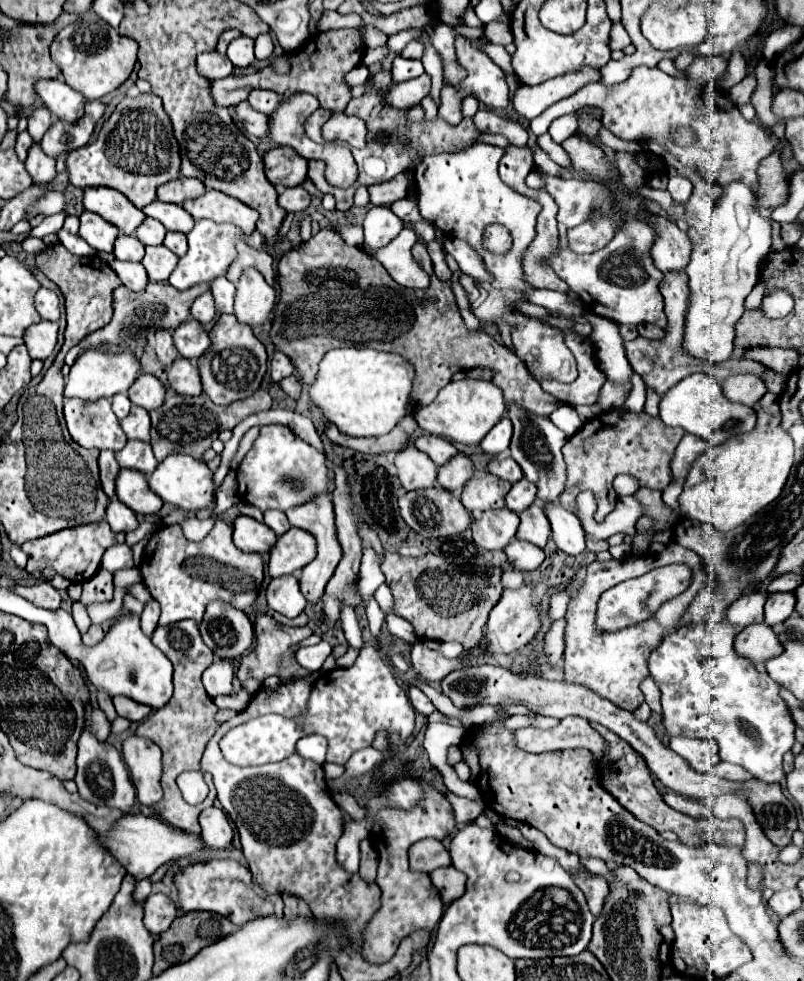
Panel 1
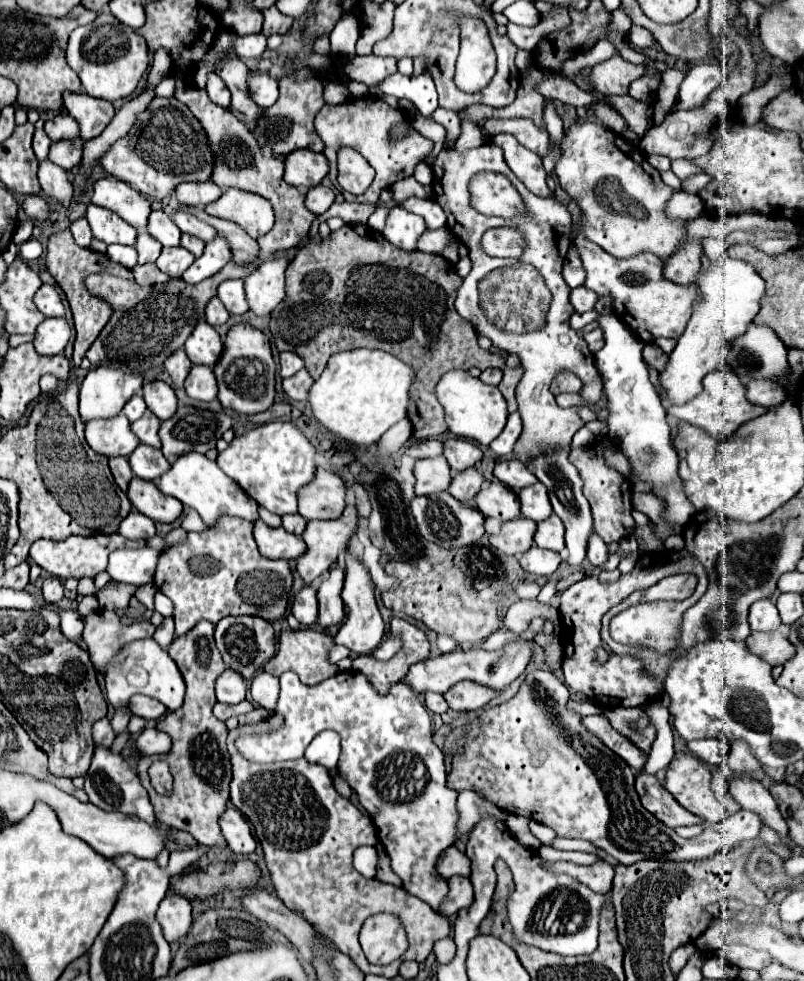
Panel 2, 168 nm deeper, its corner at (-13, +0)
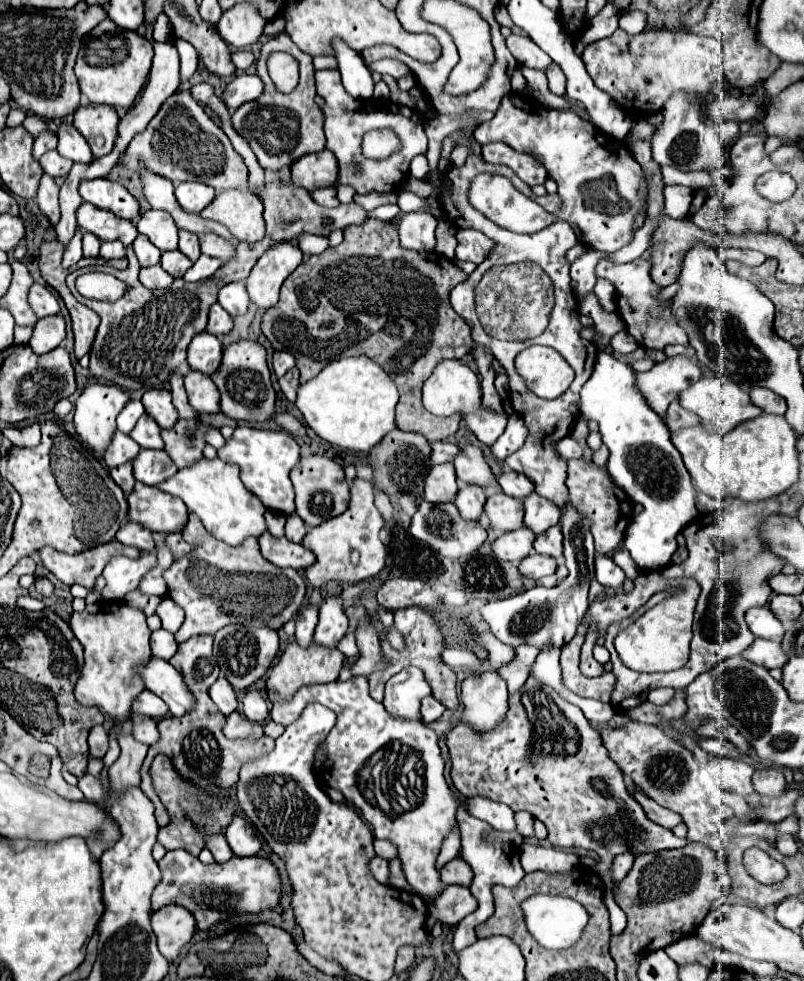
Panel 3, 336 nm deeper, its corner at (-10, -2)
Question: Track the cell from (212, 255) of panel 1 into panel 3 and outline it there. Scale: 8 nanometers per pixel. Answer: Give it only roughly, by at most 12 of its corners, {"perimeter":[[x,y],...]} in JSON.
{"perimeter":[[201,255],[183,275],[185,281],[209,279],[223,263]]}

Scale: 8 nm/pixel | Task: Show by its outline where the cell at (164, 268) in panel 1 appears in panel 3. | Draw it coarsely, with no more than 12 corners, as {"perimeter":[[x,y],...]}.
{"perimeter":[[165,251],[161,267],[171,277],[183,277],[193,263],[181,251]]}

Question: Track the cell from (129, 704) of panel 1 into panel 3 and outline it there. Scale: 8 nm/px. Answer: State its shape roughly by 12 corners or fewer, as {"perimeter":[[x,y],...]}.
{"perimeter":[[143,691],[131,705],[131,711],[161,719],[169,707],[161,697]]}

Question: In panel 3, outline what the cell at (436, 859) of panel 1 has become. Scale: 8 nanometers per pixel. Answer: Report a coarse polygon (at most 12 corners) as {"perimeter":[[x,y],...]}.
{"perimeter":[[455,857],[441,869],[445,885],[469,887],[473,881],[471,867]]}

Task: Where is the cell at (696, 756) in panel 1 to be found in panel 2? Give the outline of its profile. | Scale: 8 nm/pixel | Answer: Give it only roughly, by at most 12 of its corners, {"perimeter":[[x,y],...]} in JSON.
{"perimeter":[[700,739],[686,745],[700,761],[712,767],[726,763],[726,739]]}

